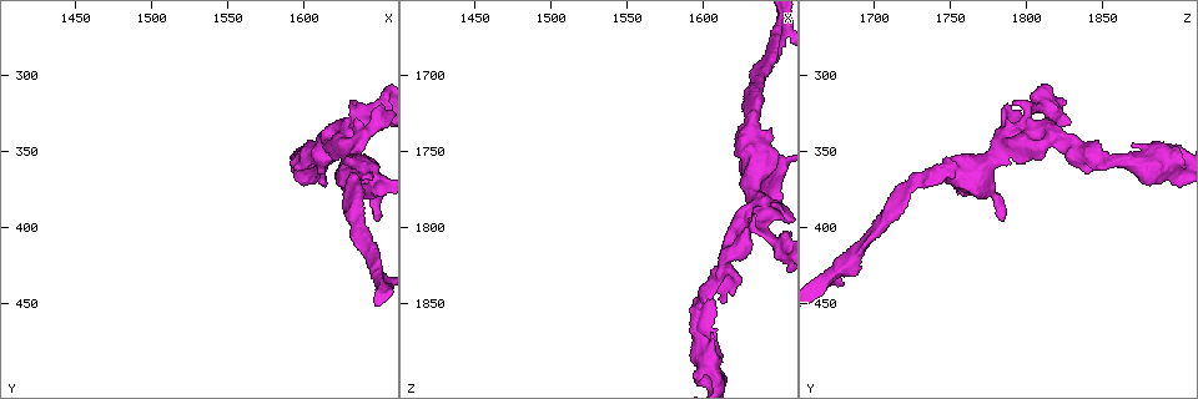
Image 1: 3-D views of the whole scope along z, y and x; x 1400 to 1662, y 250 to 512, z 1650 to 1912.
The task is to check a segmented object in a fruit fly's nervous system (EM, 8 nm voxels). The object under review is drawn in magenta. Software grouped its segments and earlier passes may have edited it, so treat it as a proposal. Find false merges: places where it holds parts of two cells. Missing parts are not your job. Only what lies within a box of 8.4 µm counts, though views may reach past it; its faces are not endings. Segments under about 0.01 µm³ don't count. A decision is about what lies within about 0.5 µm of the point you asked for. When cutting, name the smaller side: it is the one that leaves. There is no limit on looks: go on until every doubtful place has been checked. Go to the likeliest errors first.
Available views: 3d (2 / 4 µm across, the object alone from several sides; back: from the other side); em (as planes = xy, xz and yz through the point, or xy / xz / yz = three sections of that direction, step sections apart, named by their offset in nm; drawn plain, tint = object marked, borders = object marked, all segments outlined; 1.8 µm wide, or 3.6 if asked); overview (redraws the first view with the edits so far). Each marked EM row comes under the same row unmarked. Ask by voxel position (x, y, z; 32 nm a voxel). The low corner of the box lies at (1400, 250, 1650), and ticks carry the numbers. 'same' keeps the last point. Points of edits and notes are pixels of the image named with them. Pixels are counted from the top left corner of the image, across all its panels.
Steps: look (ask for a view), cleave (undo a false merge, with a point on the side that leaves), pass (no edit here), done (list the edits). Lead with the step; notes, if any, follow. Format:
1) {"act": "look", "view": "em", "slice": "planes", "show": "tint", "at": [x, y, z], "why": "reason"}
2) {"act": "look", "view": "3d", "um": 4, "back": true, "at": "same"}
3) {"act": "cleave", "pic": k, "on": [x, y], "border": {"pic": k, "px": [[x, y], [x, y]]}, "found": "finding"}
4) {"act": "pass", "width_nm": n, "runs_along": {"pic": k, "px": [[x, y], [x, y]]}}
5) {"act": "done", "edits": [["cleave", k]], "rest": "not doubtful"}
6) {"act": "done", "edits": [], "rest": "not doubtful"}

{"act": "look", "view": "3d", "um": 4, "at": [1634, 350, 1778]}

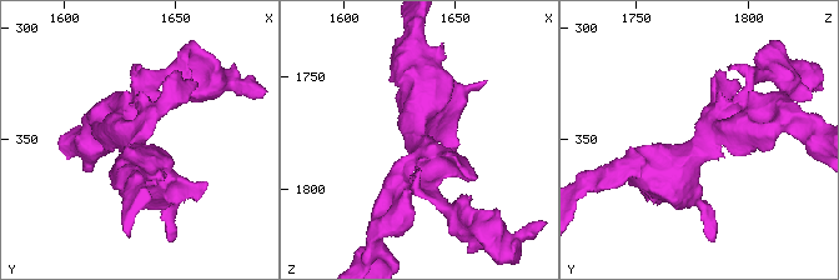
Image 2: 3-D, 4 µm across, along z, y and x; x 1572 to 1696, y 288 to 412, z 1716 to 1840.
{"act": "look", "view": "em", "slice": "xz", "step": 8, "show": "tint", "at": [1633, 350, 1778], "arms": 4}

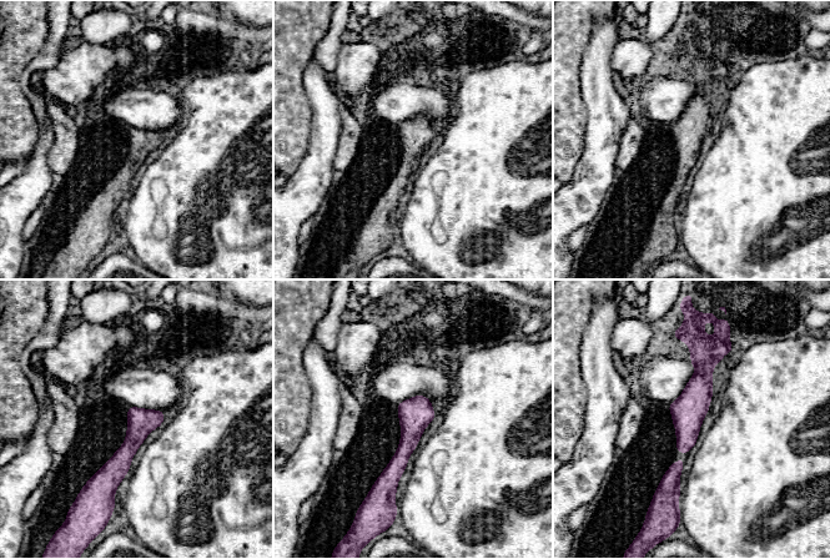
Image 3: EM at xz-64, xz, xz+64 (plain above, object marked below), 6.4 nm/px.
{"act": "look", "view": "em", "slice": "planes", "show": "tint", "at": "same", "why": "cut it another way"}

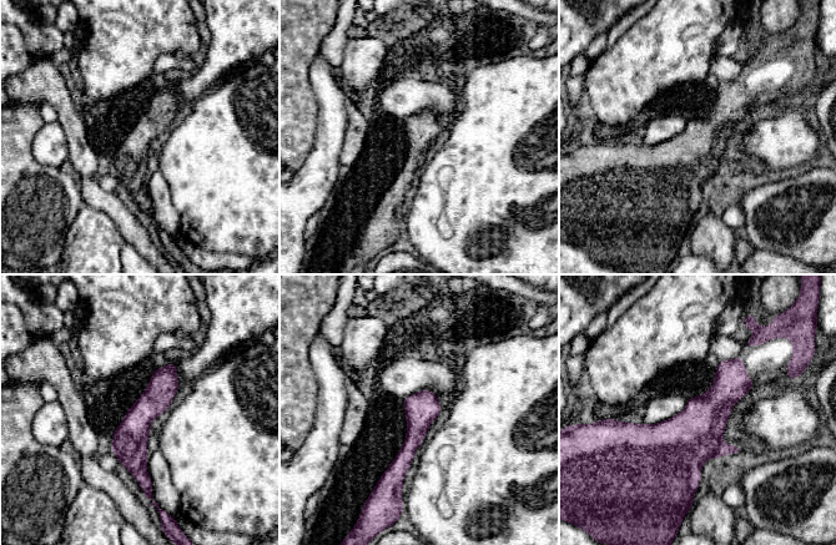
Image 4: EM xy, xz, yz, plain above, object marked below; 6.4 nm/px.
{"act": "pass", "runs_along": {"pic": 4, "px": [[172, 366], [136, 422], [149, 488]]}, "found": "all the same cell"}

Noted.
{"act": "look", "view": "em", "slice": "xy", "step": 16, "show": "tint", "at": [1648, 320, 1808], "why": "a fork"}

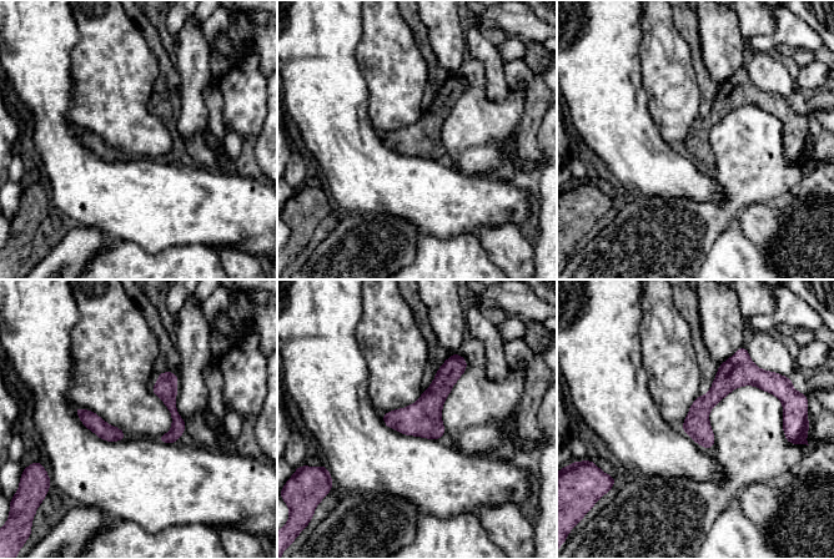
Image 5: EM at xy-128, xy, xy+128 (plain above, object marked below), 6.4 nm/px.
{"act": "look", "view": "em", "slice": "planes", "show": "tint", "at": "same", "why": "cut it another way"}

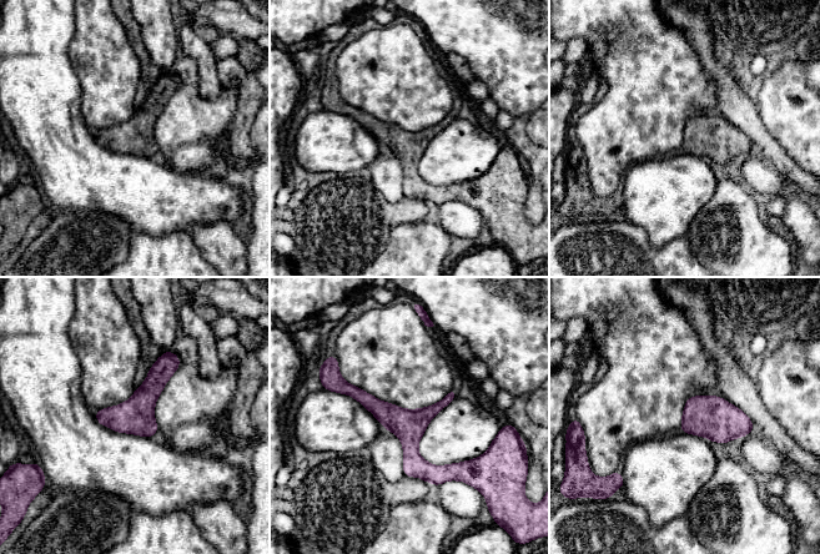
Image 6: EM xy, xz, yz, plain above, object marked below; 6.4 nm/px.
{"act": "pass", "runs_along": {"pic": 6, "px": [[342, 386], [381, 409], [428, 472], [467, 464]]}, "found": "continuous, no second cell"}

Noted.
{"act": "look", "view": "3d", "um": 2, "at": [1622, 344, 1802], "why": "touches itself"}

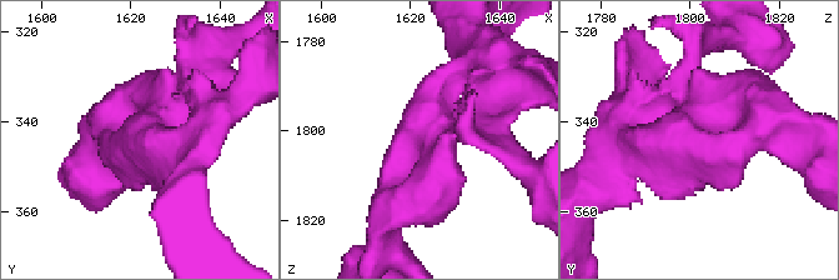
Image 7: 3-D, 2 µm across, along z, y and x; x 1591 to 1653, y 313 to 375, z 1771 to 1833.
{"act": "look", "view": "em", "slice": "planes", "show": "tint", "at": [1621, 346, 1803], "why": "shape alone is not enough"}

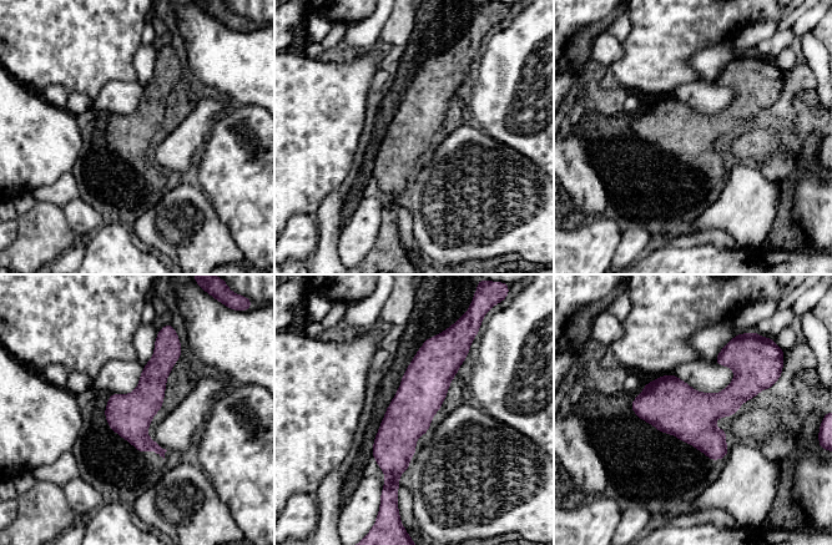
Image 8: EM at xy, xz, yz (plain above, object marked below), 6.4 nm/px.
{"act": "pass", "runs_along": {"pic": 8, "px": [[433, 342], [392, 485]]}, "found": "one cell here"}

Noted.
{"act": "done", "edits": [], "rest": "not doubtful"}

